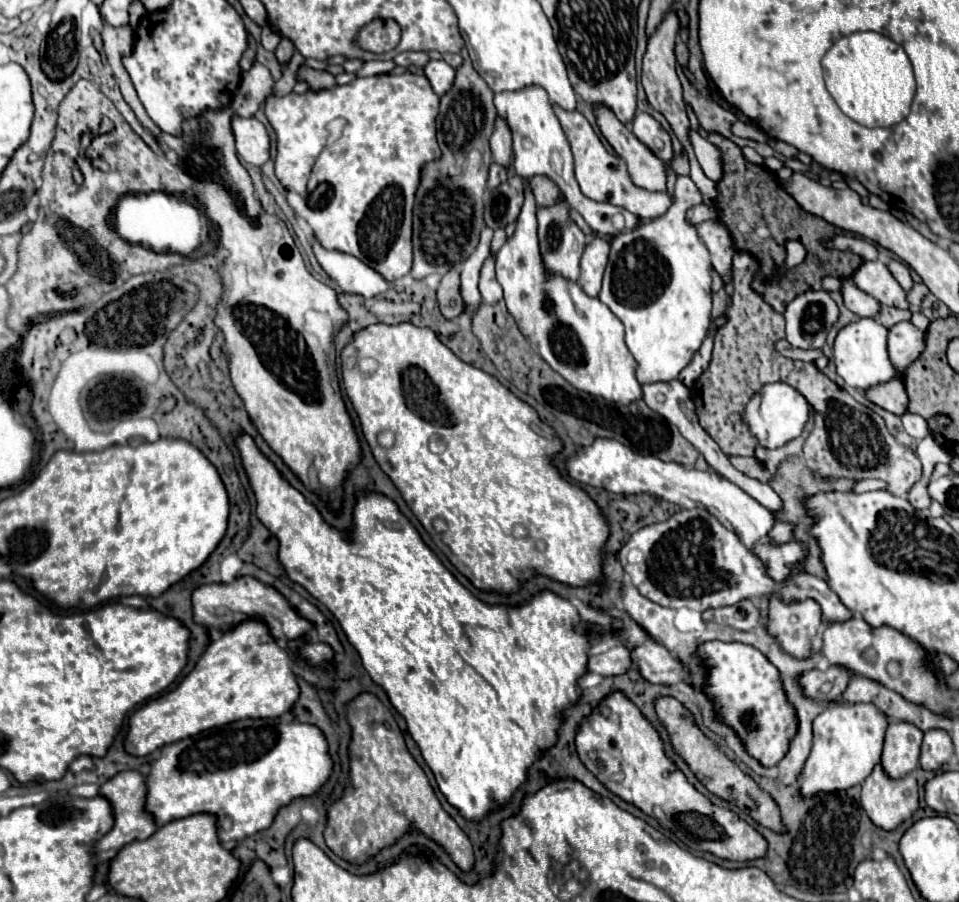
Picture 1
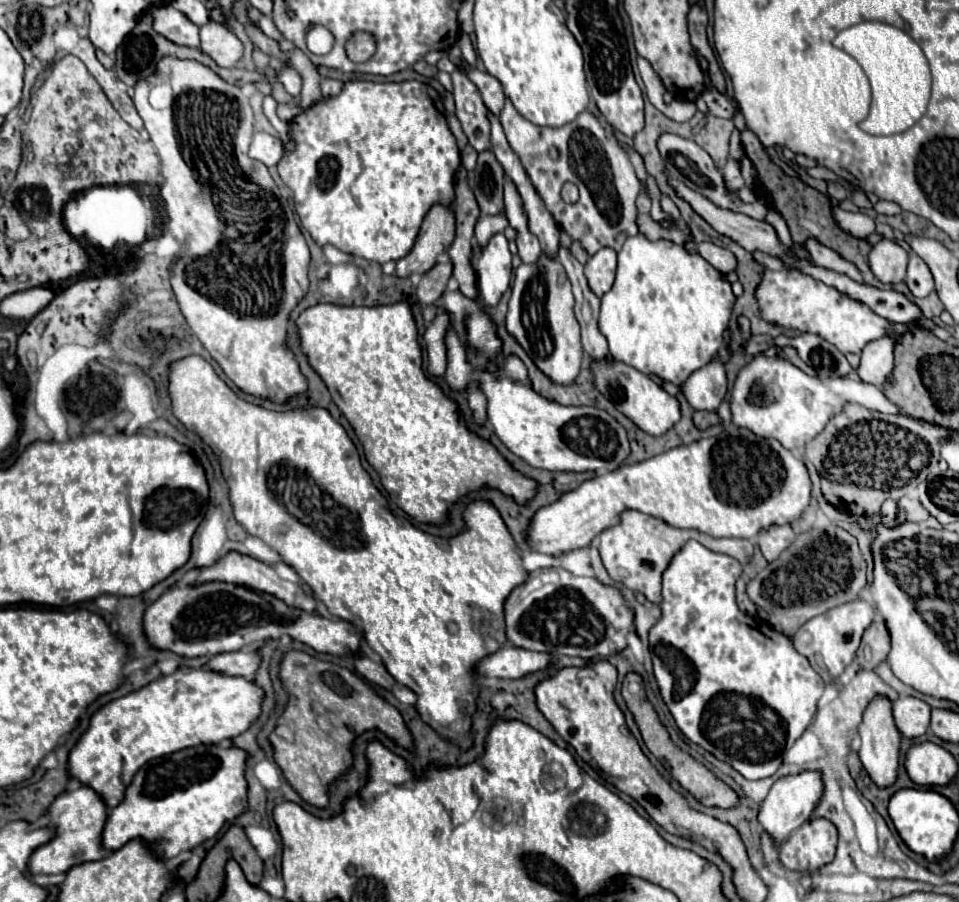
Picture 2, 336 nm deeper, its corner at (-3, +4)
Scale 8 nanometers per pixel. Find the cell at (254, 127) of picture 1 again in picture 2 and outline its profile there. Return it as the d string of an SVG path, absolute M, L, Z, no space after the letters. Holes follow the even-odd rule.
M256 132L254 140L250 144L250 156L254 160L260 160L262 164L266 164L268 168L276 166L284 156L282 140L274 138L274 136L266 134L266 132Z

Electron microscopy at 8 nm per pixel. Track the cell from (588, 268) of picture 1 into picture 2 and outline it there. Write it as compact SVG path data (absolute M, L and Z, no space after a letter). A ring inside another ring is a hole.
M600 248L584 266L590 290L602 298L614 284L616 274L616 252L612 248Z

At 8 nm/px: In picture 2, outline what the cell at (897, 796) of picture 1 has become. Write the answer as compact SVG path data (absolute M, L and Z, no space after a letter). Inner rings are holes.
M874 696L874 700L870 700L870 704L866 706L866 712L864 712L862 724L860 724L860 738L862 738L862 746L858 750L858 756L860 756L866 772L878 786L882 786L882 788L892 786L898 776L898 754L900 754L902 736L892 718L892 702L886 700L886 696Z

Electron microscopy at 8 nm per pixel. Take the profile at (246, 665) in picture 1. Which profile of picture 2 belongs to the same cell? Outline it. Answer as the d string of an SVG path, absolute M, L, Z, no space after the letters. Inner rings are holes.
M194 668L186 674L176 670L96 710L88 730L70 750L68 774L90 786L108 808L114 808L122 802L134 774L148 760L198 744L218 744L246 732L260 716L262 696L262 688L246 678L216 674L206 668Z

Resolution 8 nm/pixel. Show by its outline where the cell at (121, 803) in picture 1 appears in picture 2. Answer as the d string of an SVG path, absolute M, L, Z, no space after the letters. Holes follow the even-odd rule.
M80 786L74 792L60 794L52 806L48 808L48 820L50 826L56 830L54 838L42 846L38 846L30 860L28 860L28 876L32 874L60 874L70 870L76 864L94 862L106 856L106 850L102 848L102 830L106 824L106 804L100 800L100 796L88 788Z

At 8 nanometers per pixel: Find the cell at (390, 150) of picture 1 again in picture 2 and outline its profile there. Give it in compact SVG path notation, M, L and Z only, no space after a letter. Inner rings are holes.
M412 80L412 82L380 82L380 84L378 82L346 82L338 96L324 98L318 104L310 106L308 110L302 110L290 122L290 138L294 140L296 150L282 158L282 162L278 164L278 174L280 174L282 182L294 192L294 204L296 204L296 212L300 216L300 222L310 232L310 236L314 238L314 242L318 246L332 244L342 252L350 252L354 256L360 256L360 258L366 258L366 260L372 260L378 264L384 264L390 260L400 260L414 246L414 236L418 236L418 228L422 224L422 214L426 216L434 204L450 206L454 200L454 174L460 166L460 150L458 150L454 134L448 128L442 100L440 100L438 92L428 84L422 84L416 80Z

